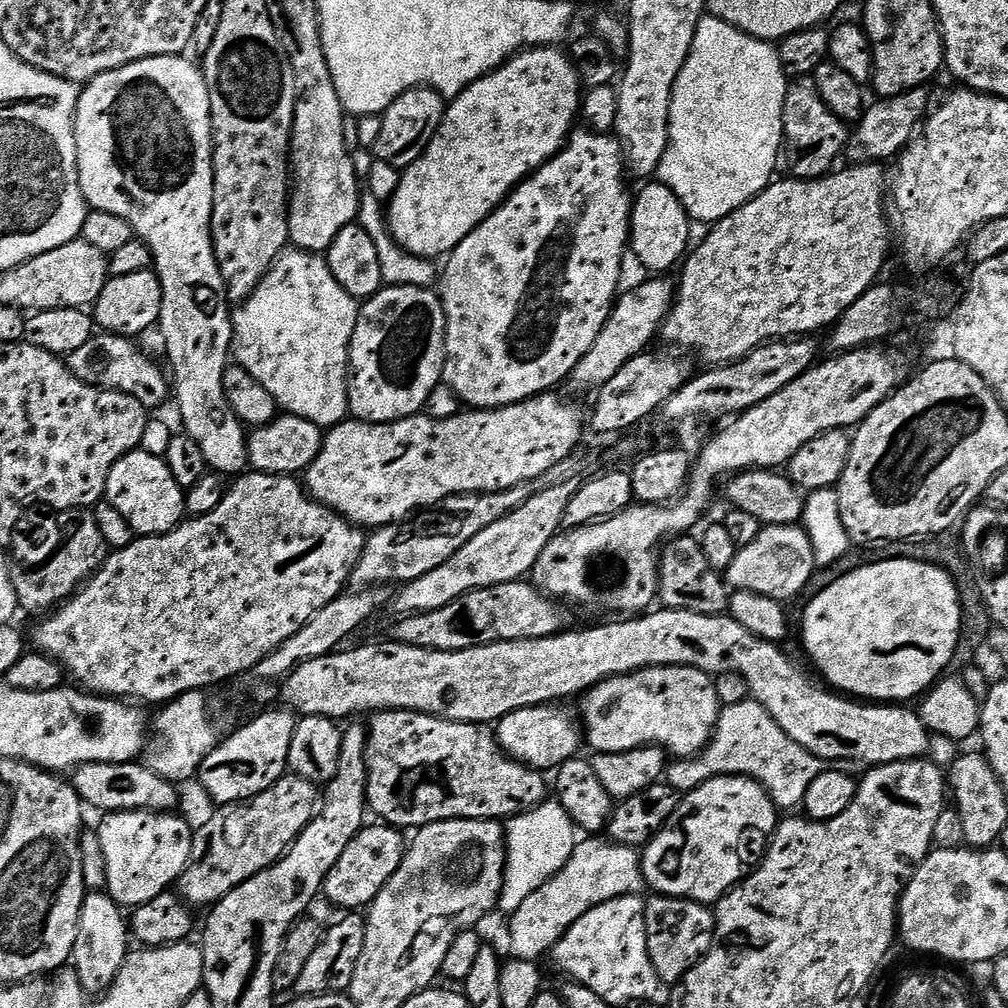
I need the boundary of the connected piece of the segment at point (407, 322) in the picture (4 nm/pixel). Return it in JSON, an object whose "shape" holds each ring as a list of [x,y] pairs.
{"shape":[[[410,285],[385,286],[378,294],[360,304],[358,322],[350,349],[348,378],[348,410],[366,424],[392,424],[425,411],[424,403],[444,379],[446,354],[446,314],[439,295],[431,287],[413,288]]]}

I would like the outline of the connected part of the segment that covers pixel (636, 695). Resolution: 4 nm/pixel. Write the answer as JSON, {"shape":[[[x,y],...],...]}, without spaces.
{"shape":[[[673,664],[657,668],[639,668],[637,672],[627,672],[624,676],[612,676],[589,688],[583,693],[580,702],[582,736],[587,747],[588,744],[592,747],[593,753],[629,752],[635,748],[655,746],[665,749],[667,755],[672,758],[699,757],[717,731],[722,709],[716,693],[715,679],[709,673]]]}

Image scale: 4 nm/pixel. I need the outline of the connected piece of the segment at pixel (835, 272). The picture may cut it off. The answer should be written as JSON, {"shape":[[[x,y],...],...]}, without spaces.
{"shape":[[[876,162],[852,164],[847,167],[841,172],[836,170],[829,175],[821,176],[818,180],[777,179],[750,202],[746,202],[726,218],[711,225],[707,229],[708,237],[697,246],[696,253],[694,253],[694,248],[691,255],[683,261],[684,273],[680,276],[680,284],[678,280],[678,287],[674,292],[674,303],[671,312],[668,313],[668,319],[664,321],[662,336],[680,348],[693,348],[698,355],[704,356],[708,361],[706,363],[719,366],[742,359],[760,344],[767,344],[769,340],[804,338],[809,334],[816,334],[812,332],[818,331],[819,328],[831,329],[840,319],[840,315],[850,306],[854,306],[854,302],[858,302],[858,298],[862,298],[862,294],[866,294],[866,290],[881,279],[880,271],[883,270],[884,259],[888,256],[888,220],[884,217],[886,176],[884,180],[884,172],[880,169],[883,167]]]}

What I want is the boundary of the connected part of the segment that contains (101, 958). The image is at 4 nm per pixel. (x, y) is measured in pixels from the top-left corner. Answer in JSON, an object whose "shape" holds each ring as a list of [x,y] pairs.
{"shape":[[[89,891],[80,907],[78,938],[70,953],[70,964],[77,972],[81,985],[88,994],[104,994],[118,978],[118,970],[128,960],[130,951],[130,924],[125,909],[121,908],[107,891]]]}

